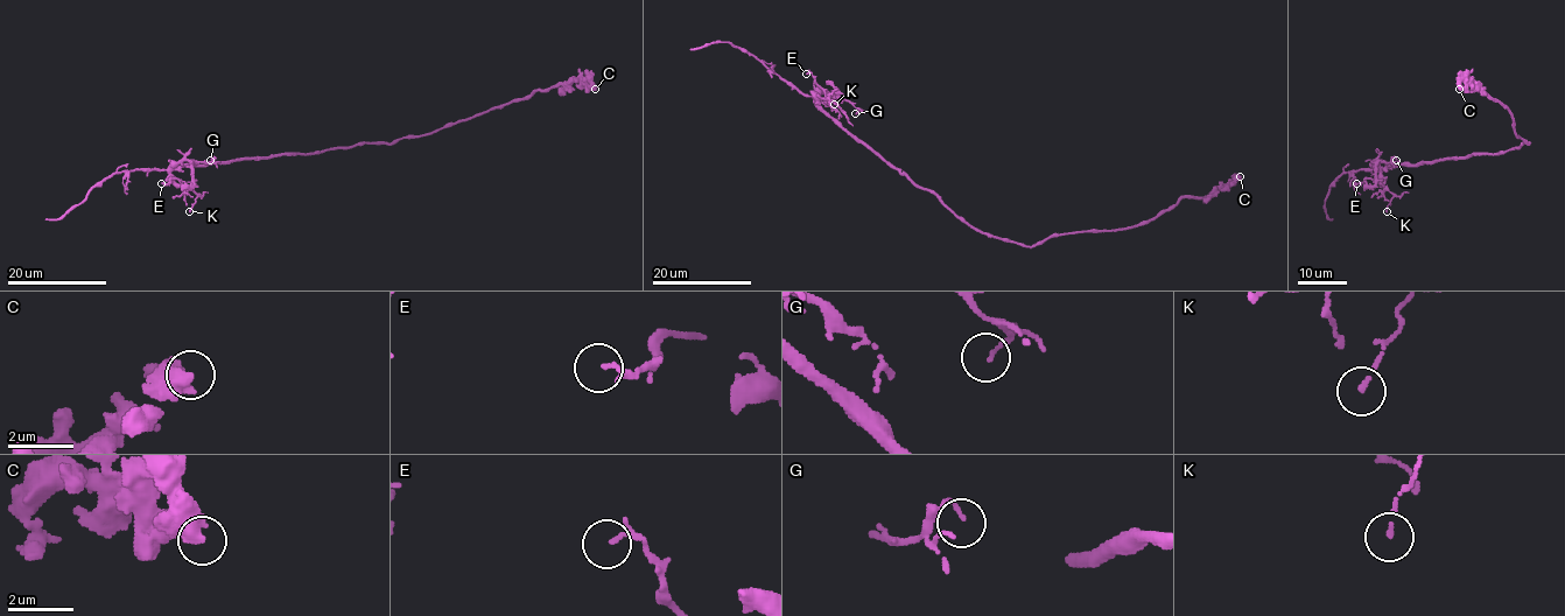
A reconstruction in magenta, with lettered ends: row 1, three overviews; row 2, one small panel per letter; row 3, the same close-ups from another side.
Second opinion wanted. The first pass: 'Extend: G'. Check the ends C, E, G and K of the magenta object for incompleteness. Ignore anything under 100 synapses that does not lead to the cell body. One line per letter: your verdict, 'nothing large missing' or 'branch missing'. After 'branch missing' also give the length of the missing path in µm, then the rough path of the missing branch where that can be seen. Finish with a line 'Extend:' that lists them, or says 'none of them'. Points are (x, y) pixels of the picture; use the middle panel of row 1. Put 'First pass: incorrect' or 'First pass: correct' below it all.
C: nothing large missing
E: nothing large missing
G: nothing large missing
K: nothing large missing
Extend: none of them
First pass: incorrect

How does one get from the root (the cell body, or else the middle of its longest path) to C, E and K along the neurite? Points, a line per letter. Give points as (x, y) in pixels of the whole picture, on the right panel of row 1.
C: (1494, 153), (1529, 144), (1516, 135), (1510, 113), (1480, 90), (1479, 84), (1472, 81), (1459, 89)
E: (1494, 153), (1396, 165), (1381, 172), (1380, 184), (1370, 179), (1356, 183)
K: (1494, 153), (1387, 167), (1381, 172), (1381, 183), (1394, 195), (1387, 211)

